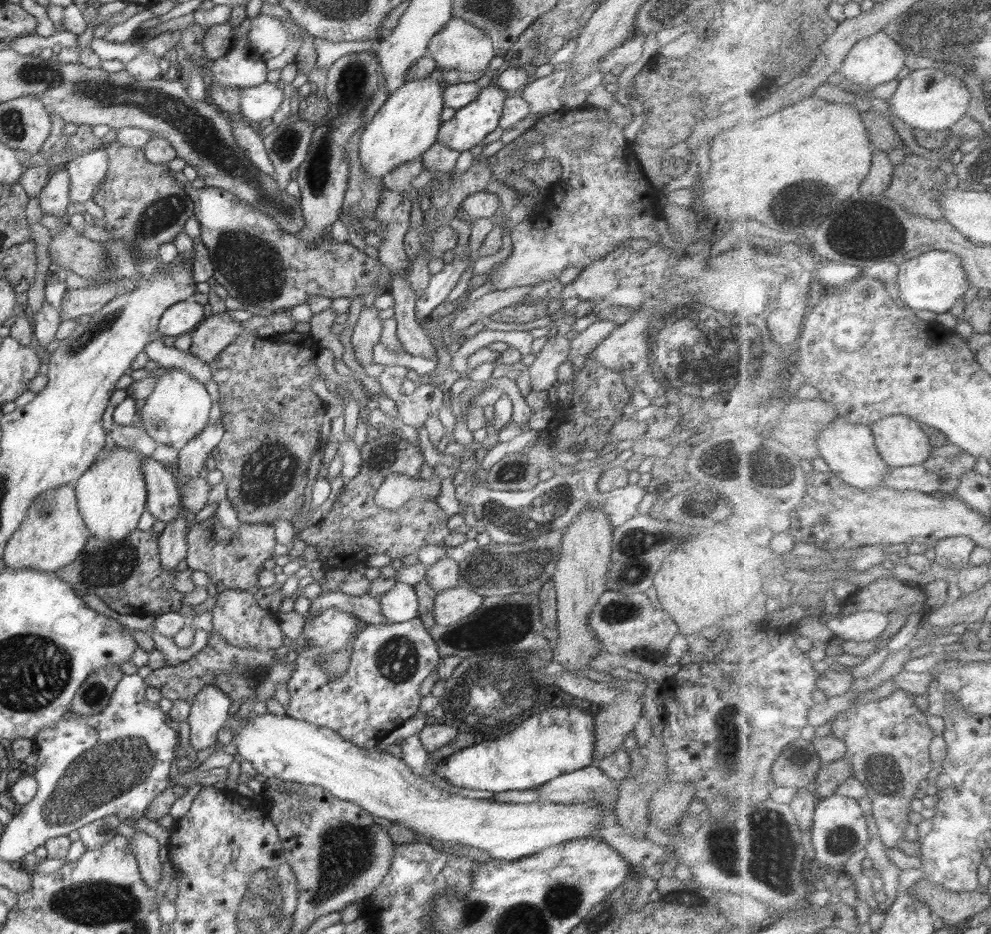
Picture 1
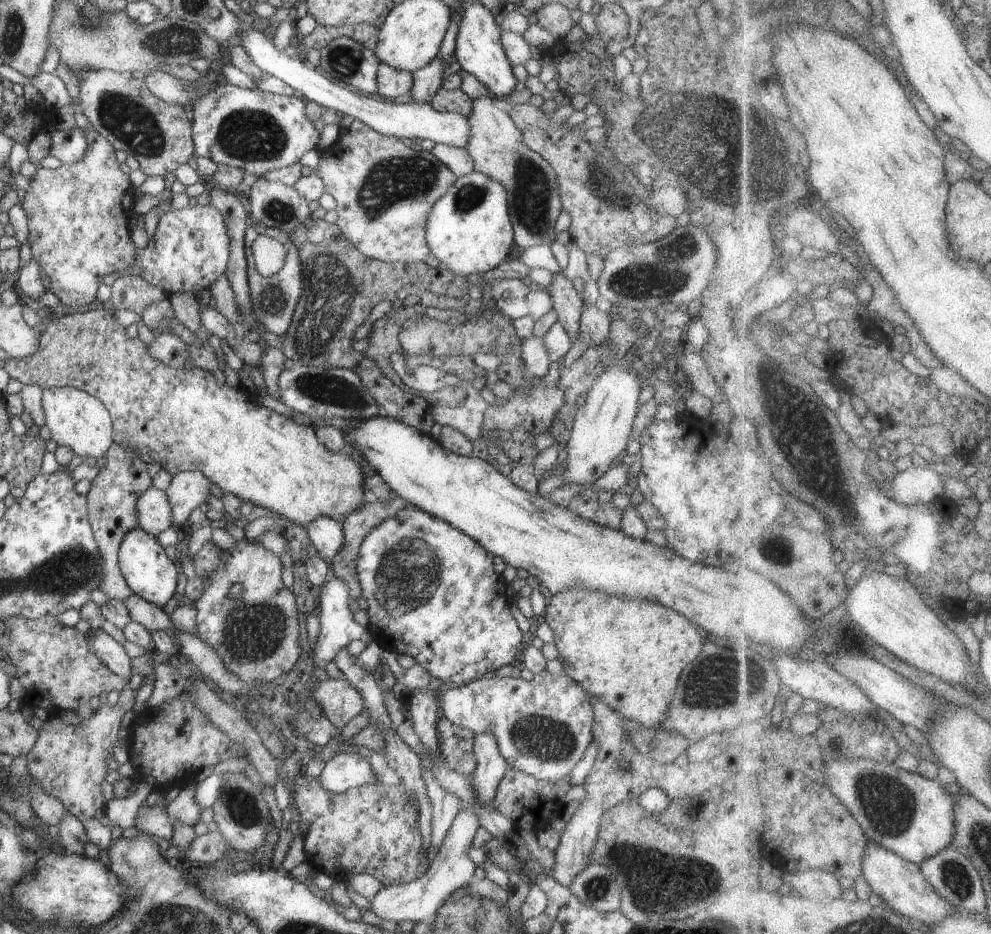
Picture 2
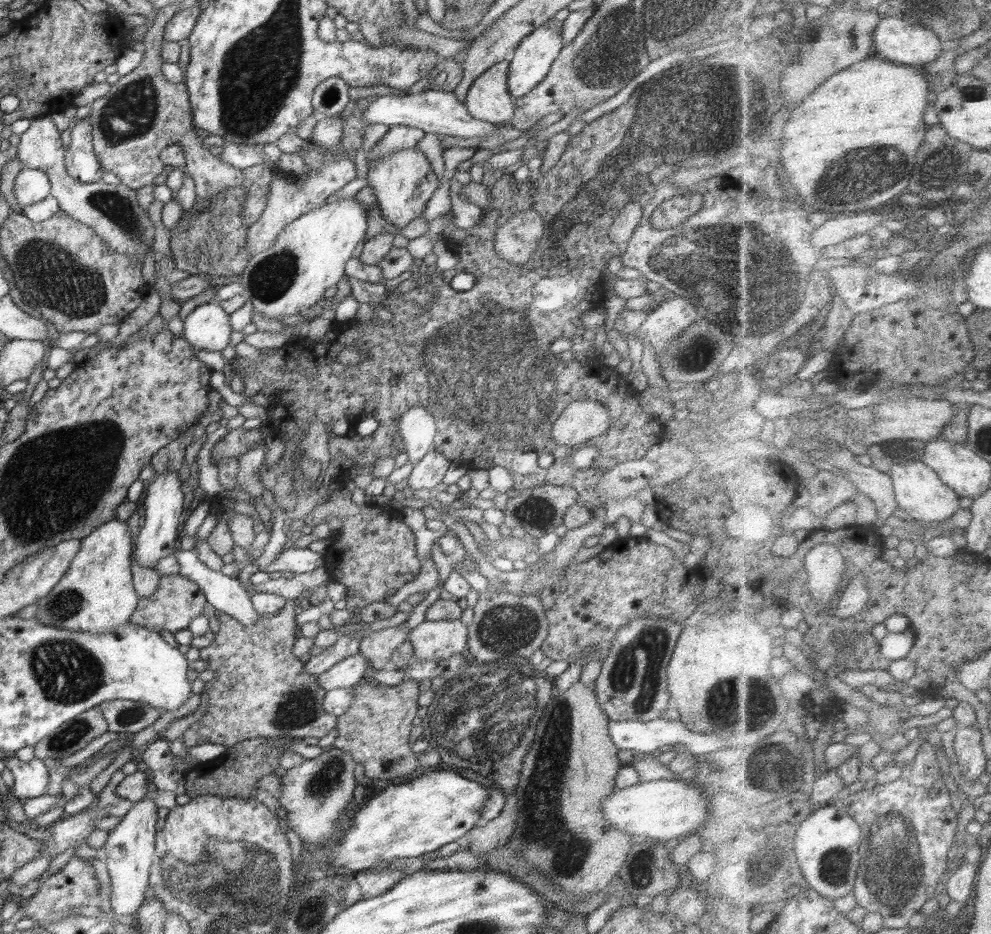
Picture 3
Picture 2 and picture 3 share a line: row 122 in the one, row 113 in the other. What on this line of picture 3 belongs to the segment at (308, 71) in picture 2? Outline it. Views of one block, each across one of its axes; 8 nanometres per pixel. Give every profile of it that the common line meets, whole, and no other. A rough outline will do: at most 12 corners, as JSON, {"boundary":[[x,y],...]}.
{"boundary":[[453,92],[379,96],[363,121],[478,138],[497,125],[474,118]]}

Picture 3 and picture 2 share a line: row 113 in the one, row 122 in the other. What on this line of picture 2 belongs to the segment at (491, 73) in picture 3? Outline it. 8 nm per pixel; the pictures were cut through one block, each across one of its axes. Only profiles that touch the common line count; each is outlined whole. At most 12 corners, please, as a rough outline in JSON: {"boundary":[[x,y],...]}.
{"boundary":[[501,99],[472,101],[466,152],[506,188],[514,242],[551,246],[554,169]]}

